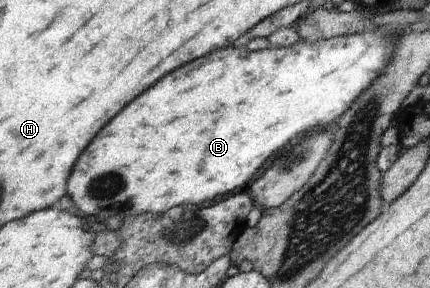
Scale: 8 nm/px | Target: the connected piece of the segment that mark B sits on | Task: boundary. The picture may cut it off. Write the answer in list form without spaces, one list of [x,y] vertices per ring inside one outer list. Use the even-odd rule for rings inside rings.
[[[389,26],[387,29],[378,27],[374,32],[339,36],[318,42],[302,40],[291,47],[271,46],[268,49],[256,52],[247,51],[245,47],[243,49],[229,47],[229,49],[213,51],[209,57],[197,59],[197,61],[169,73],[157,85],[153,85],[153,89],[147,89],[141,97],[137,97],[133,103],[129,103],[121,111],[121,115],[117,115],[113,121],[109,121],[109,125],[105,129],[101,129],[101,133],[93,139],[91,147],[85,149],[85,153],[79,157],[77,179],[75,179],[75,169],[73,169],[71,179],[69,179],[69,187],[67,187],[67,193],[75,203],[75,211],[82,215],[101,217],[101,219],[109,219],[115,215],[126,218],[127,216],[138,216],[145,212],[157,215],[165,213],[177,205],[201,205],[205,201],[213,201],[217,195],[227,195],[227,193],[233,193],[235,189],[243,189],[253,179],[253,175],[257,175],[261,165],[269,159],[269,153],[275,153],[279,147],[287,145],[287,141],[291,137],[295,137],[301,131],[311,129],[313,125],[329,125],[331,121],[340,119],[353,105],[353,102],[358,100],[362,93],[372,86],[373,81],[384,72],[386,65],[391,63],[390,57],[396,53],[394,37],[398,36],[399,30],[401,30],[399,26]]]

